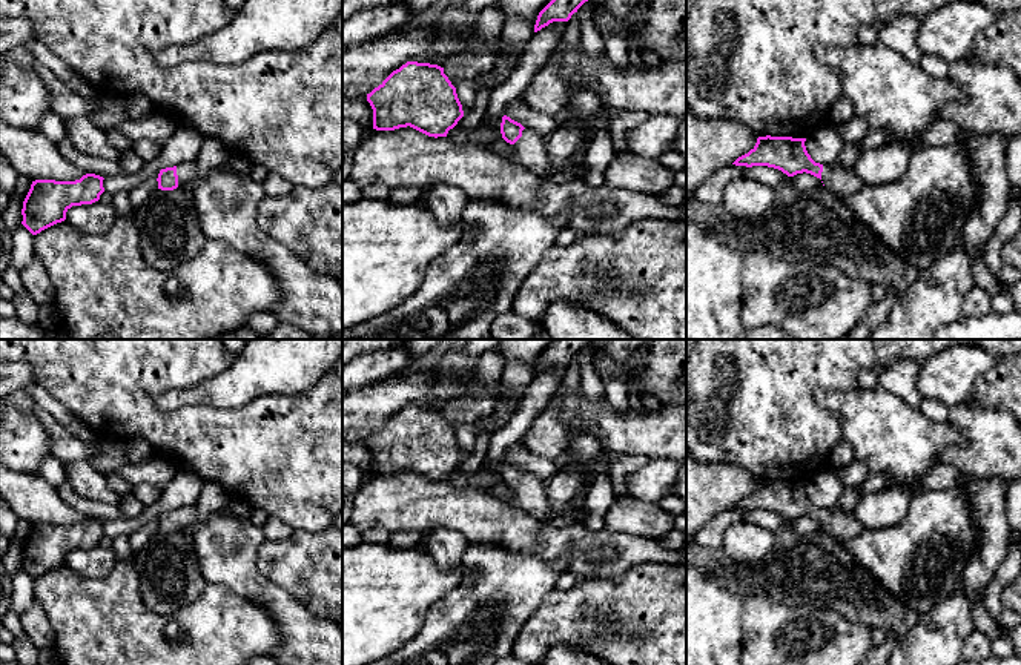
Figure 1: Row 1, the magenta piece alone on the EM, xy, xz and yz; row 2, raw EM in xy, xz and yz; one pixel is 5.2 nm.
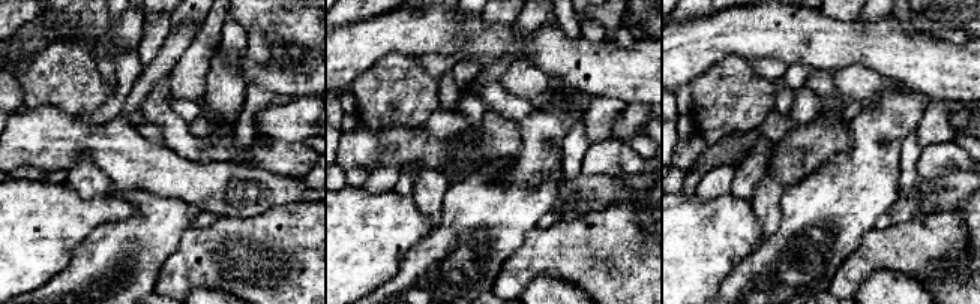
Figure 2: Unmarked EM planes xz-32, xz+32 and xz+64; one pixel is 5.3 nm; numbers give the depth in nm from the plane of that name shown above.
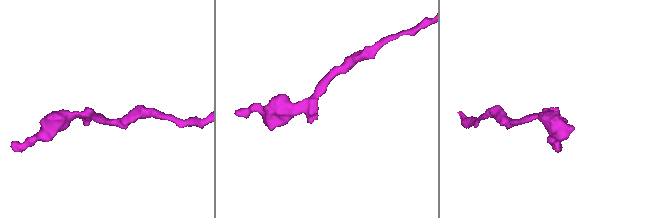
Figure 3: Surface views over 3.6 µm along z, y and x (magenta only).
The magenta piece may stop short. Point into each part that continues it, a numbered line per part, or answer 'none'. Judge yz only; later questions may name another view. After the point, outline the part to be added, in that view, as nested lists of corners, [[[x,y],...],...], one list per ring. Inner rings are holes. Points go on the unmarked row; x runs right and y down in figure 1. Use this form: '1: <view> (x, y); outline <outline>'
1: yz (842, 526); outline [[[838,507],[823,508],[821,525],[838,542],[854,539],[864,530],[854,513],[846,513]]]

